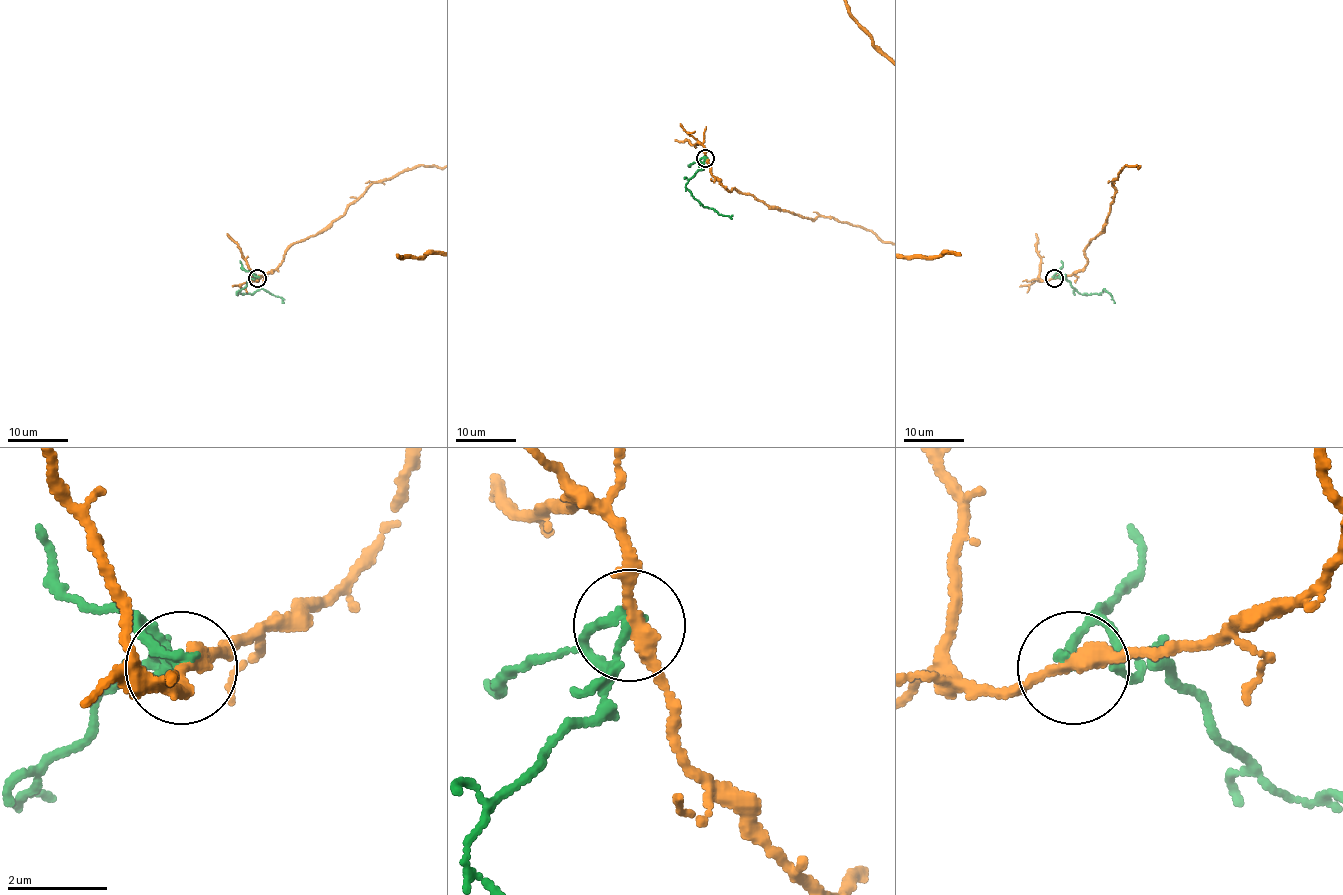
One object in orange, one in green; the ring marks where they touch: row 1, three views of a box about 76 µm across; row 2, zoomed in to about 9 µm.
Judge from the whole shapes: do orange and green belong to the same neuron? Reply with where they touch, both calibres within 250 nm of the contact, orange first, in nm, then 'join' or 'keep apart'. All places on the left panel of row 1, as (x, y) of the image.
place (257, 278); calibres 300 and 130 nm; keep apart

